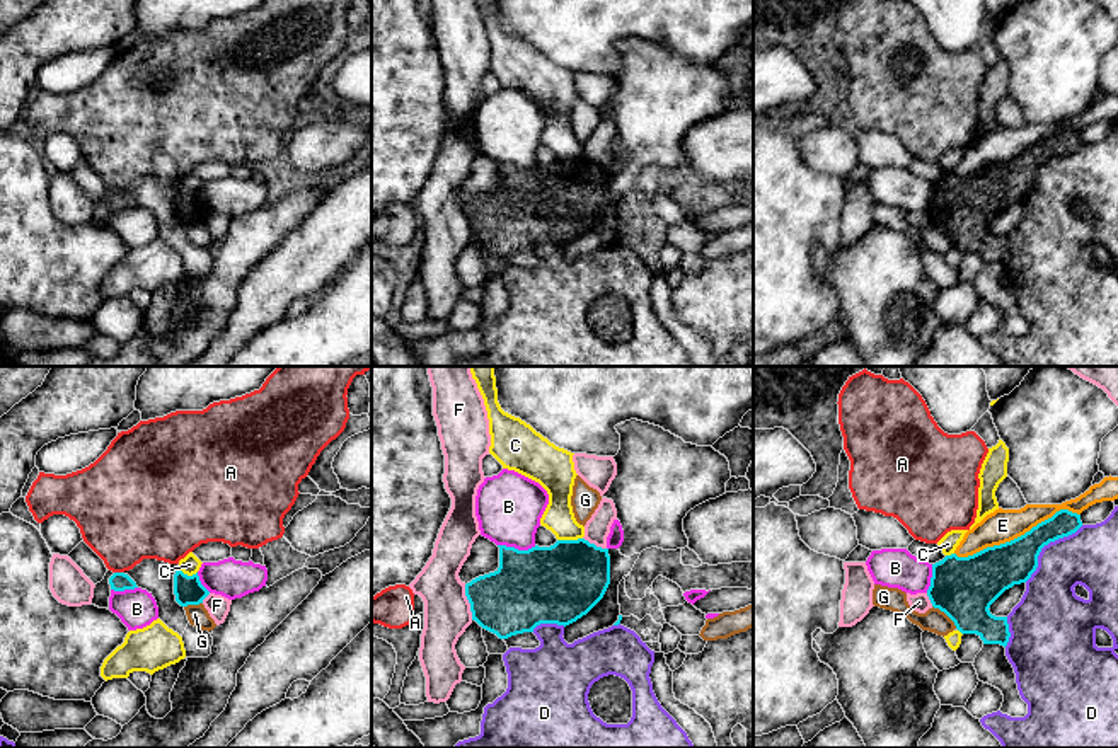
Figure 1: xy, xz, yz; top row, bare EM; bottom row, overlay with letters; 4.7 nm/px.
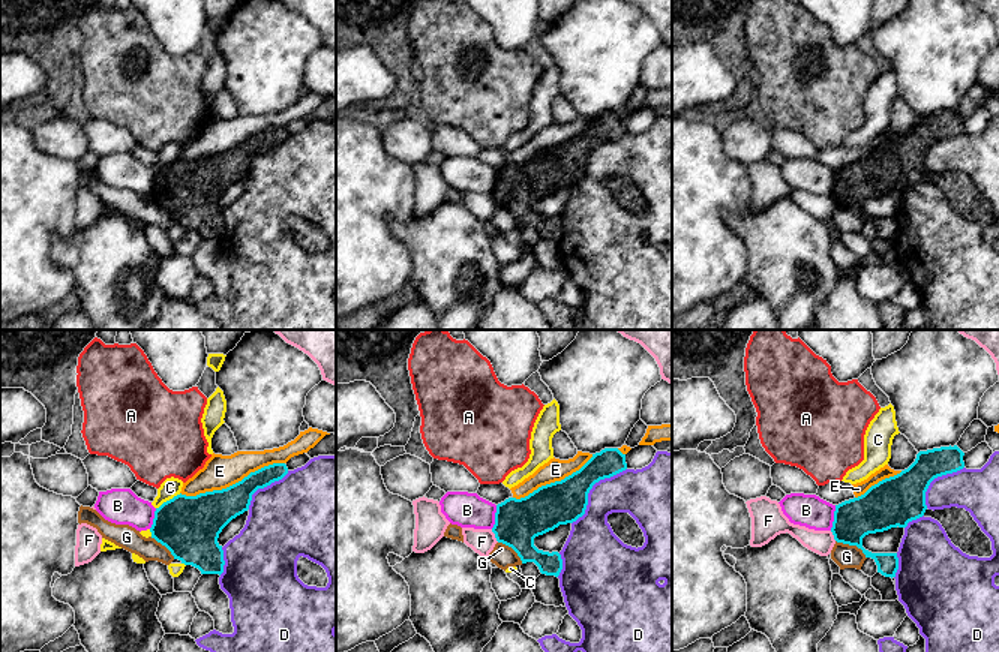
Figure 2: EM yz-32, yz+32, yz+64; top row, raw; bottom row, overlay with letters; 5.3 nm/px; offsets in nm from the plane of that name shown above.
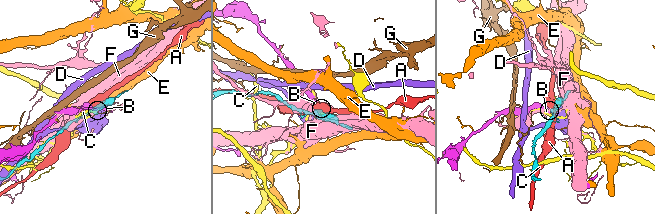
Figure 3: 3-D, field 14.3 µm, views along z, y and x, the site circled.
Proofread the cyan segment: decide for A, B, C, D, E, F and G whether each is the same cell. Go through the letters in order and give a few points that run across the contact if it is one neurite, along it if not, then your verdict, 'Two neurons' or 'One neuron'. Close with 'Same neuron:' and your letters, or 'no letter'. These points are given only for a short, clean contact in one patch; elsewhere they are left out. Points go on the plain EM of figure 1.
A: Two neurons
B: Two neurons
C: Two neurons
D: Two neurons
E: Two neurons
F: Two neurons
G: Line: yz (933, 224), (956, 246). Two neurons
Same neuron: no letter

